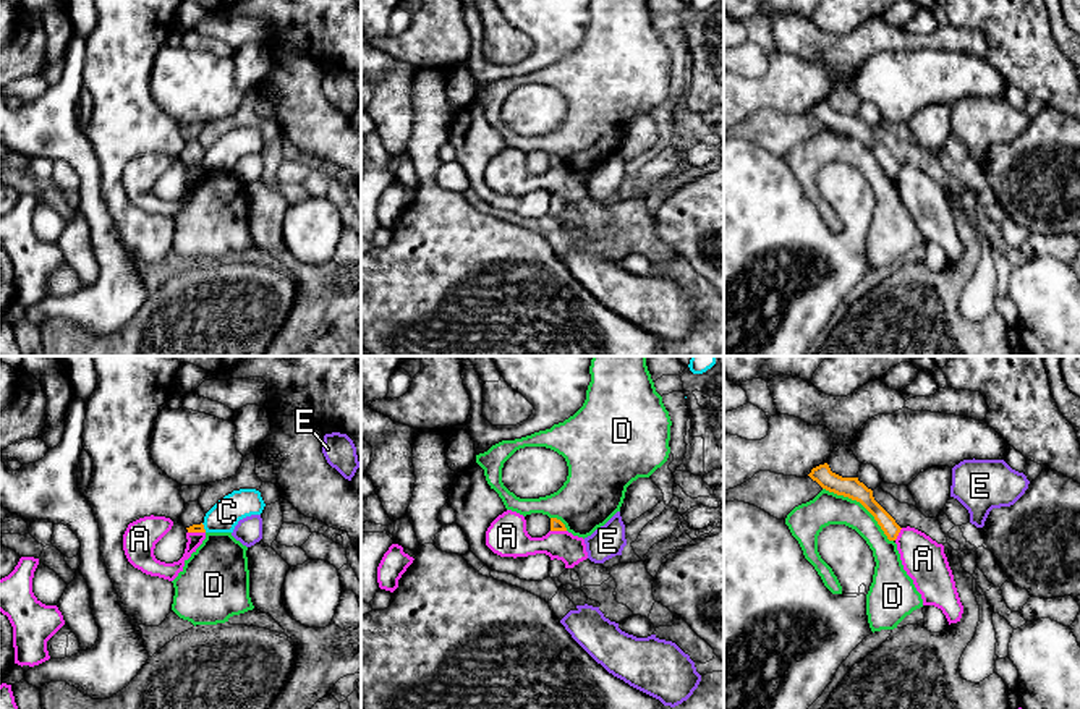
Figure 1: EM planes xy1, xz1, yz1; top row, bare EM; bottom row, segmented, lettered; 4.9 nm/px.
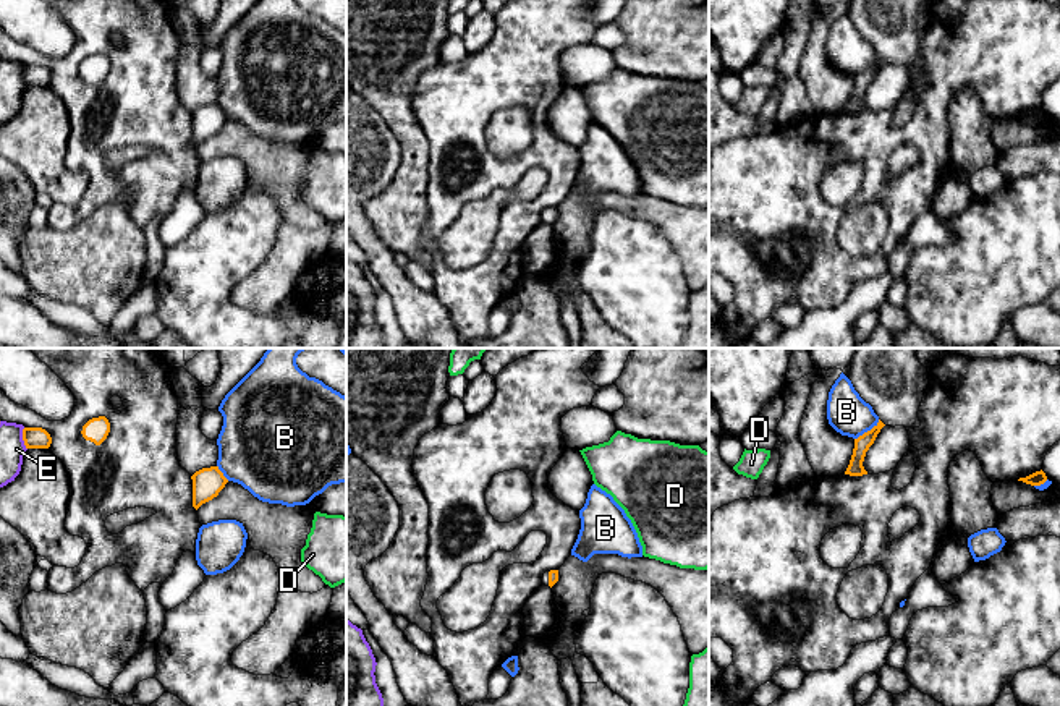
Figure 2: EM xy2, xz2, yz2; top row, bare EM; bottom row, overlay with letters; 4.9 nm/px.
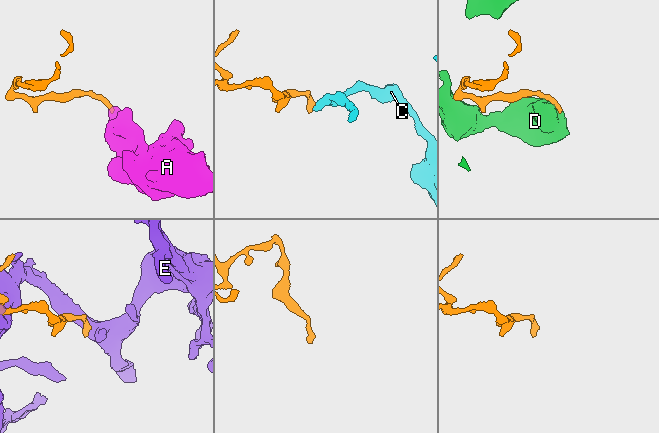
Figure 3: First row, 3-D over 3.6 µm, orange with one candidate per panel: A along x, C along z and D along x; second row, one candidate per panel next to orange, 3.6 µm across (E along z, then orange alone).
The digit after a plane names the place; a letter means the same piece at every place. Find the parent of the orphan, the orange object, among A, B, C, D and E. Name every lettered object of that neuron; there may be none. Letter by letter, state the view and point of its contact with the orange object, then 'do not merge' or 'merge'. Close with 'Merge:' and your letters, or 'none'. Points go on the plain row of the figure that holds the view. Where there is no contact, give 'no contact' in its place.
A: xz1 (559, 167) | do not merge
B: yz2 (868, 68) | do not merge
C: xy1 (203, 165) | do not merge
D: yz1 (862, 141) | do not merge
E: xy2 (23, 76) | do not merge
Merge: none

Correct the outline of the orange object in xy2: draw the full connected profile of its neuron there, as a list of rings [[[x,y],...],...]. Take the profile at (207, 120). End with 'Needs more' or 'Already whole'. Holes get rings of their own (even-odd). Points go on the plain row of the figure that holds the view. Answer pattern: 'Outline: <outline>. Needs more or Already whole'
Outline: [[[218,104],[202,105],[193,113],[193,144],[197,147],[202,141],[212,138],[225,125],[228,117]]]. Already whole

